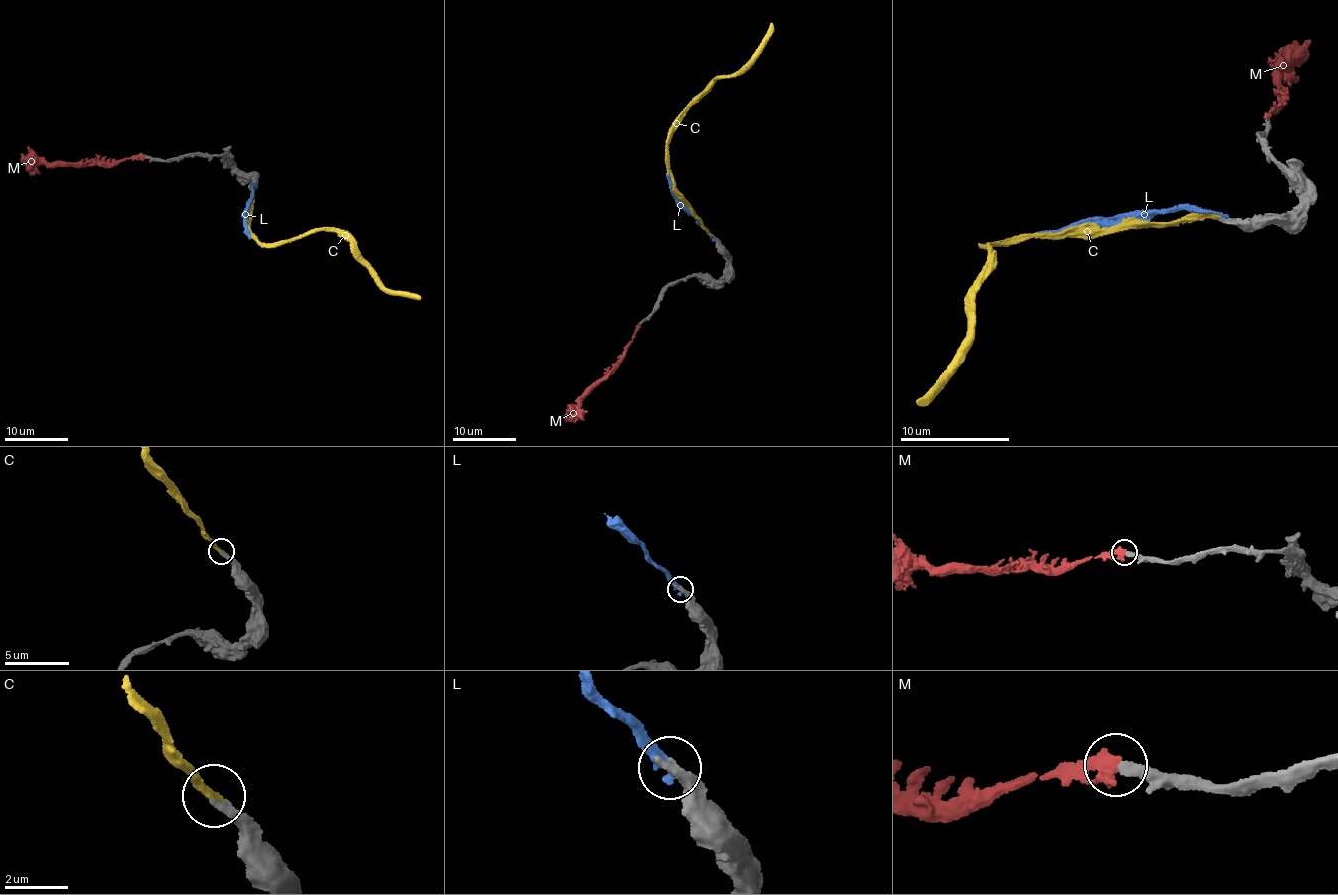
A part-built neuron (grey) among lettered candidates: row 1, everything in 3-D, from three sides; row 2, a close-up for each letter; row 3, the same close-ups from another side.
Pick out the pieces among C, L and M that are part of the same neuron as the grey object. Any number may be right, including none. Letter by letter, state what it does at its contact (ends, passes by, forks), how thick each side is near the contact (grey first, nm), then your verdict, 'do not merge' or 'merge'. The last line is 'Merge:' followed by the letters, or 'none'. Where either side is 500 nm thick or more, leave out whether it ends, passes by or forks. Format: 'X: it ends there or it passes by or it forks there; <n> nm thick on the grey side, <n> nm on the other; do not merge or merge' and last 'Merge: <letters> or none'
C: it ends there; 280 nm thick on the grey side, 360 nm on the other; merge
L: it ends there; 440 nm thick on the grey side, 360 nm on the other; do not merge
M: it ends there; 280 nm thick on the grey side, 400 nm on the other; merge
Merge: C, M

